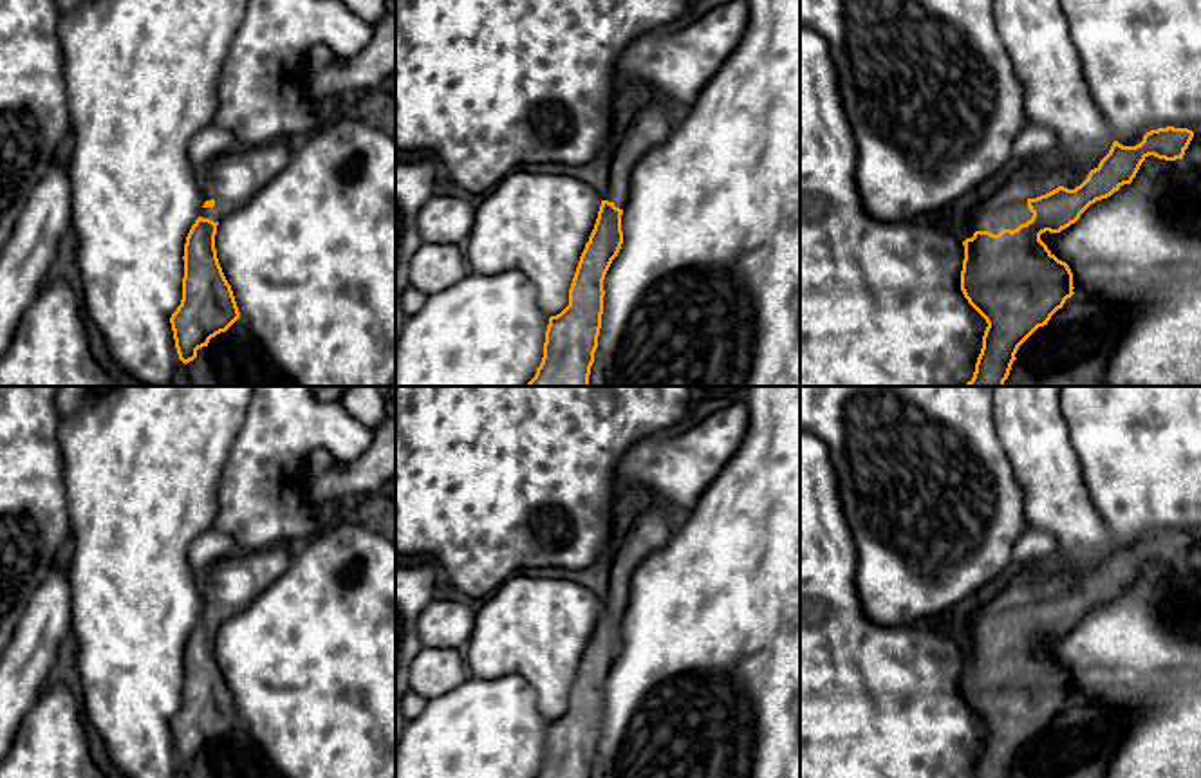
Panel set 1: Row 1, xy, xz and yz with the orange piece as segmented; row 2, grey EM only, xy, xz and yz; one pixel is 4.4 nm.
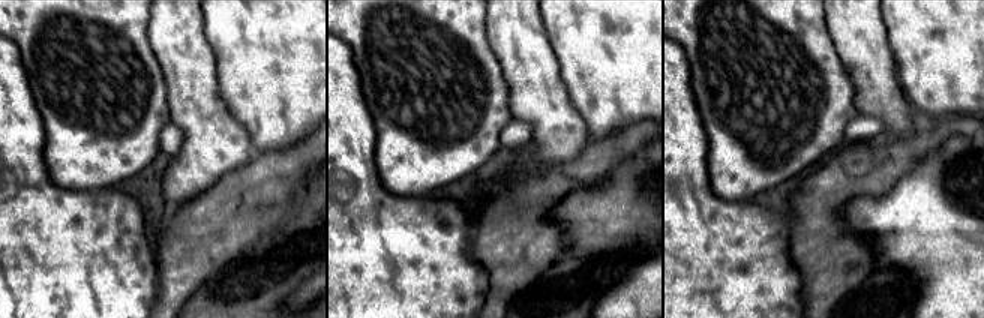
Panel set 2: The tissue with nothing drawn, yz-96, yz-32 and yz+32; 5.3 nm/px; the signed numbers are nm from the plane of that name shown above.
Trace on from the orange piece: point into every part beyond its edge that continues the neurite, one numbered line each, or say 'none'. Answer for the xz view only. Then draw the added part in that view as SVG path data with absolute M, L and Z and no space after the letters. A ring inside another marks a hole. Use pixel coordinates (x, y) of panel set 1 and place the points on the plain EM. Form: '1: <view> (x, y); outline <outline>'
1: xz (651, 529); outline M652 500L641 509L628 534L623 540L616 540L610 551L609 590L601 603L625 614L636 569L650 552L665 547L670 536L672 529L666 522L666 511Z

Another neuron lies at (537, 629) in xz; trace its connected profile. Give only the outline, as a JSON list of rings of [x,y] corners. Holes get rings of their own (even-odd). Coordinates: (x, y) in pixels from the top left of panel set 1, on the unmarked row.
[[[511,576],[475,612],[475,628],[462,648],[470,679],[518,675],[536,691],[540,715],[549,722],[560,718],[569,709],[569,693],[601,605],[601,597],[574,581]]]

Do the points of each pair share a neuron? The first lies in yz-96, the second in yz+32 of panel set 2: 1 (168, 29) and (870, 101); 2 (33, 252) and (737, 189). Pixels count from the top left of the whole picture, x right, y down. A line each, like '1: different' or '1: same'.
1: same
2: different

